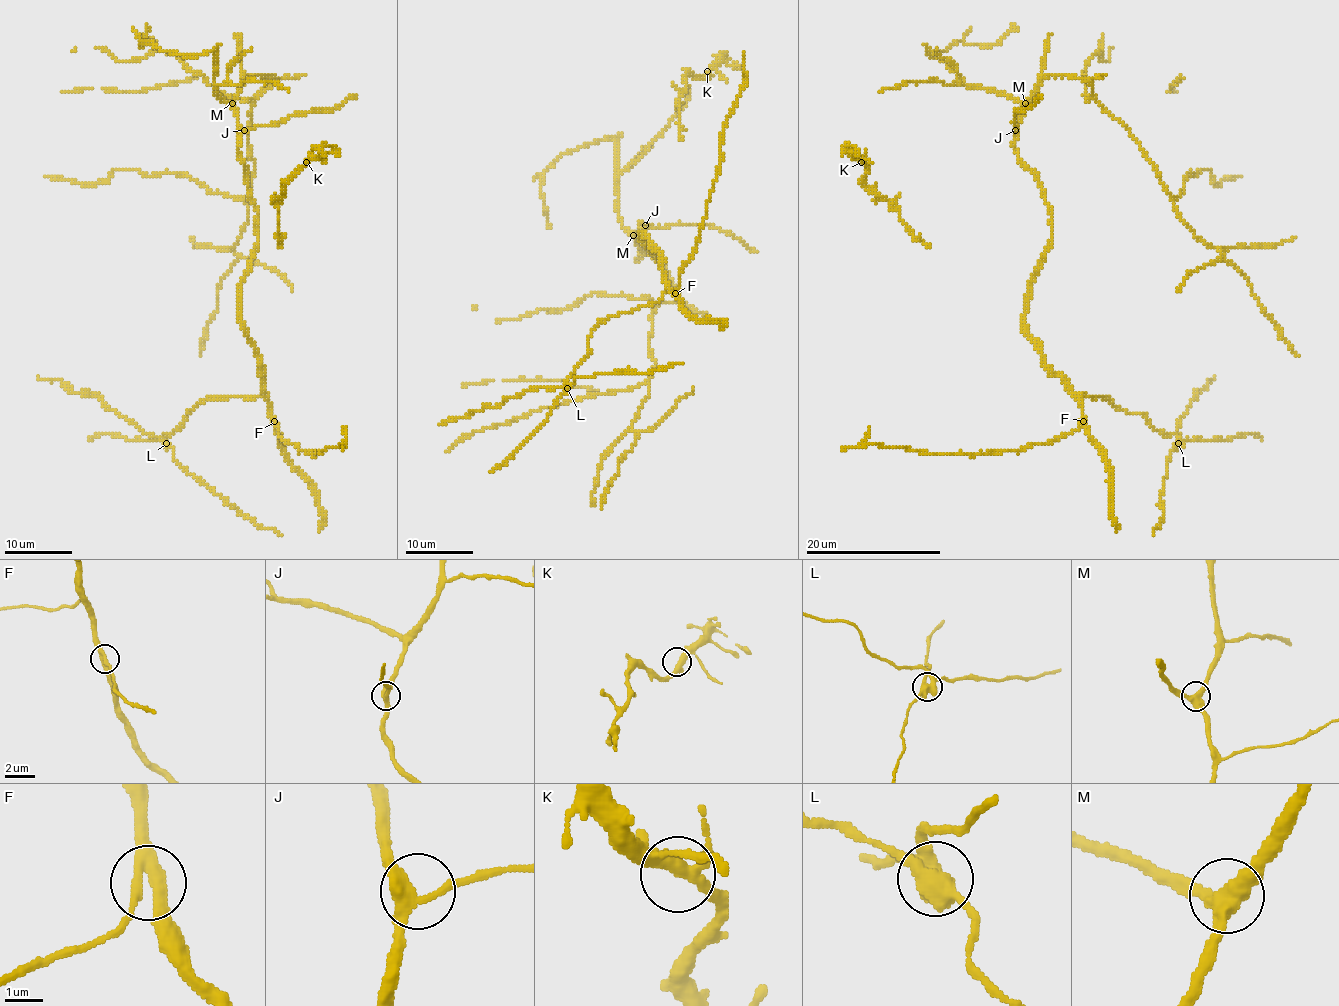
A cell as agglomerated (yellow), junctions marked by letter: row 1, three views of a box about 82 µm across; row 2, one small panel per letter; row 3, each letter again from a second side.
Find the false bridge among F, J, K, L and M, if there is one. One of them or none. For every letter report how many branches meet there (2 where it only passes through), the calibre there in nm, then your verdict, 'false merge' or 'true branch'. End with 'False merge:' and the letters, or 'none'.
F: 3 | 340 nm | true branch
J: 3 | 320 nm | true branch
K: 3 | 320 nm | true branch
L: 4 | 480 nm | false merge
M: 3 | 440 nm | true branch
False merge: L

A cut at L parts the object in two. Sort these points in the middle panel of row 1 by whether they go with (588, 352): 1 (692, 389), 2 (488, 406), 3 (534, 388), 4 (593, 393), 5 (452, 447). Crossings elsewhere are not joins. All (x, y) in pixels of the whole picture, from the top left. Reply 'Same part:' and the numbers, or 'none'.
Same part: 1, 4, 5

